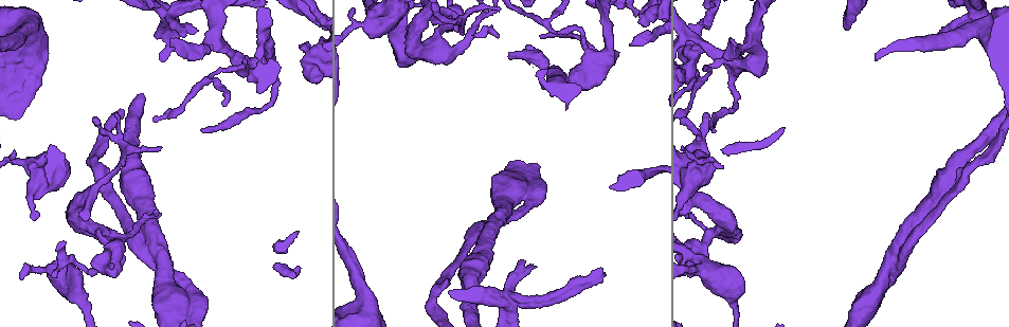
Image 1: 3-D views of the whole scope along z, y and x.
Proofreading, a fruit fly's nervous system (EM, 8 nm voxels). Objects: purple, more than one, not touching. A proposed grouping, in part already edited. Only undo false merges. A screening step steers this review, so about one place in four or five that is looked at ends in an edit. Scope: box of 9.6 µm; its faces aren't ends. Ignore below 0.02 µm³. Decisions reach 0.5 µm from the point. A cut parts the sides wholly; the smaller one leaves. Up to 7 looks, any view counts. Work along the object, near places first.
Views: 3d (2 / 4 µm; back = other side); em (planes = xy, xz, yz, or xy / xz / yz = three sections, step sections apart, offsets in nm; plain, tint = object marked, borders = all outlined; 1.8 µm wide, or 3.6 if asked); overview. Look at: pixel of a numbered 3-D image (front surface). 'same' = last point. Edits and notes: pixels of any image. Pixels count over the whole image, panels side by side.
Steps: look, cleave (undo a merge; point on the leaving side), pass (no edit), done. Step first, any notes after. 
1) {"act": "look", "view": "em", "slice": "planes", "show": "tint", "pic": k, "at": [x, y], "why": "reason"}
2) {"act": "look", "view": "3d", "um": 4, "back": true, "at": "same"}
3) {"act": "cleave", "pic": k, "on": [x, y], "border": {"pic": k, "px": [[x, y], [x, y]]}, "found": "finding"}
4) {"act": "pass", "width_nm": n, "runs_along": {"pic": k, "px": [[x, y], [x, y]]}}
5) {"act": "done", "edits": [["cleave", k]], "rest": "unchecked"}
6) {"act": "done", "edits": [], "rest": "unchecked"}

{"act": "look", "view": "em", "um": 3.6, "slice": "planes", "show": "plain", "pic": 1, "at": [165, 279]}

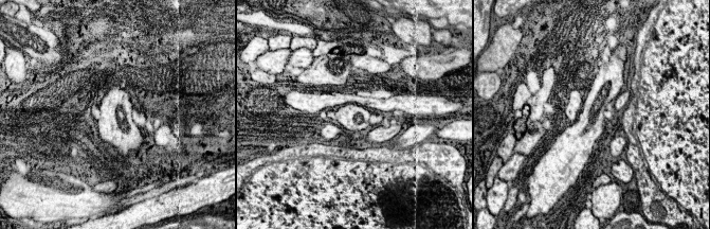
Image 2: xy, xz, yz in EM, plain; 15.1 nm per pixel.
{"act": "look", "view": "em", "um": 3.6, "slice": "planes", "show": "tint", "at": "same", "why": "where the object lies"}

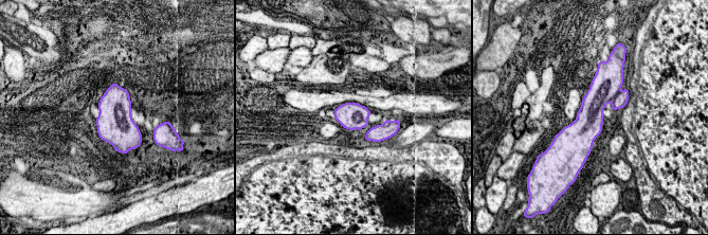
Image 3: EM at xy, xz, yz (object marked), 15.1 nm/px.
{"act": "pass", "found": "all the same neuron"}

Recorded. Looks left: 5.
{"act": "look", "view": "3d", "um": 4, "pic": 1, "at": [366, 312], "why": "calibre changes"}

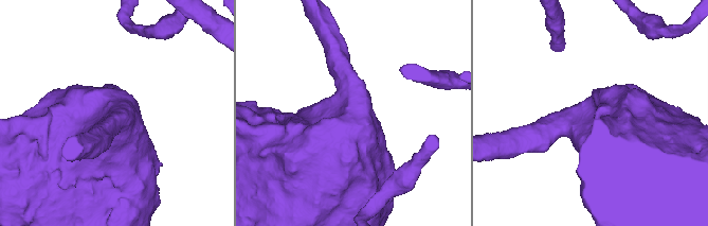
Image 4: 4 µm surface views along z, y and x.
{"act": "look", "view": "em", "um": 3.6, "slice": "yz", "step": 8, "show": "tint", "pic": 4, "at": [588, 130], "why": "shape alone is not enough"}

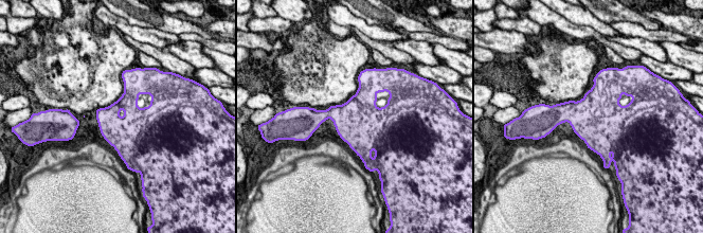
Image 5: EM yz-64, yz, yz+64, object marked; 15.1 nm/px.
{"act": "look", "view": "em", "um": 3.6, "slice": "planes", "show": "tint", "at": "same"}

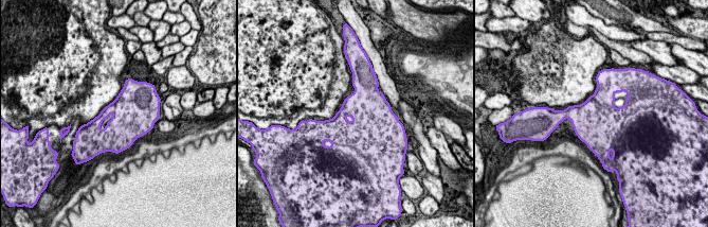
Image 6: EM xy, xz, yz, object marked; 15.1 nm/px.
{"act": "pass", "width_nm": 700, "found": "continuous, no second neuron"}

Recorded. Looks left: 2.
{"act": "look", "view": "em", "um": 3.6, "slice": "xz", "step": 16, "show": "tint", "pic": 1, "at": [506, 303], "why": "looks like a crossing"}

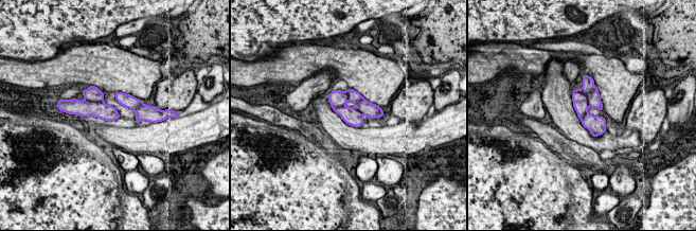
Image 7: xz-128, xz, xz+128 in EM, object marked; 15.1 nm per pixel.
{"act": "cleave", "pic": 7, "on": [589, 89], "width_nm": 240, "found": "two neurons meet here"}

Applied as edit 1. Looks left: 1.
{"act": "done", "edits": [["cleave", 7]], "rest": "unchecked"}

